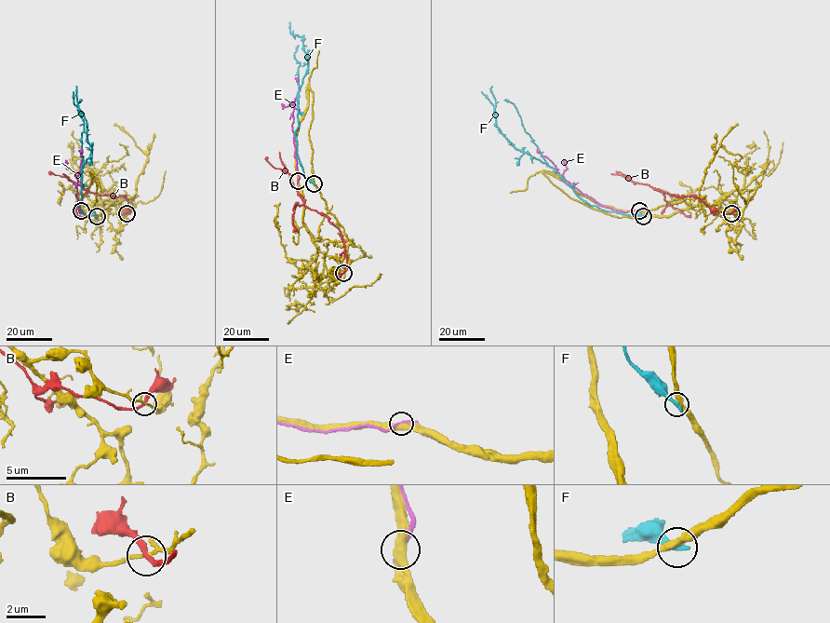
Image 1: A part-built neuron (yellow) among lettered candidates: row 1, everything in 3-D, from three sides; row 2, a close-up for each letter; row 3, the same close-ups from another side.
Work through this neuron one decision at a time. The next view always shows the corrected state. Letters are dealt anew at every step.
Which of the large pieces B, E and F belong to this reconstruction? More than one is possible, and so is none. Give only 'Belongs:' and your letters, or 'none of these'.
Belongs: none of these

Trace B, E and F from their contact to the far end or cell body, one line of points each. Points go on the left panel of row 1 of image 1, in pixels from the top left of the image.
B: (127, 213), (130, 210), (125, 196), (87, 192), (65, 177), (50, 174)
E: (81, 210), (75, 194), (82, 158), (81, 148)
F: (97, 216), (85, 214), (79, 206), (82, 169), (91, 146), (87, 140), (87, 120), (78, 107), (76, 86)

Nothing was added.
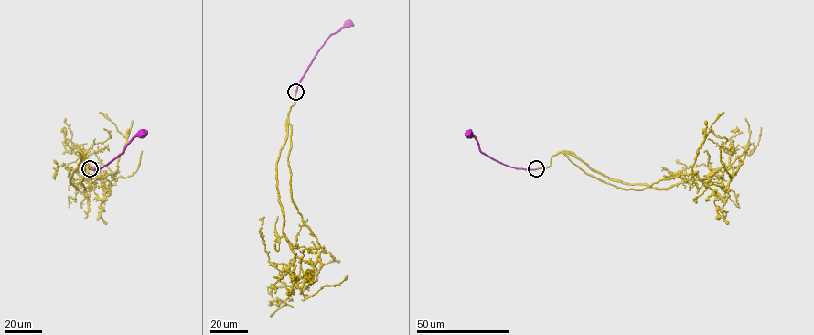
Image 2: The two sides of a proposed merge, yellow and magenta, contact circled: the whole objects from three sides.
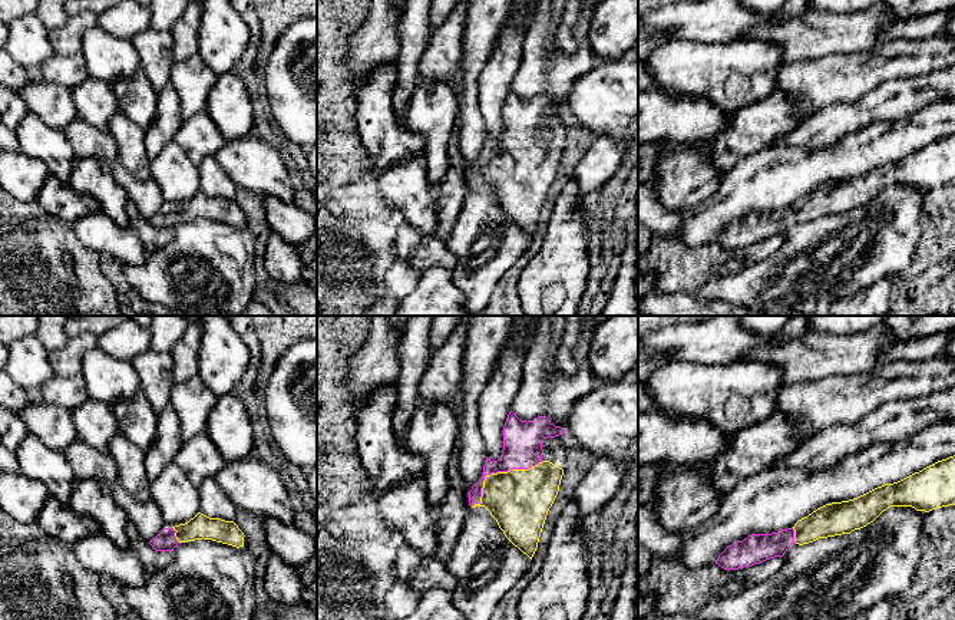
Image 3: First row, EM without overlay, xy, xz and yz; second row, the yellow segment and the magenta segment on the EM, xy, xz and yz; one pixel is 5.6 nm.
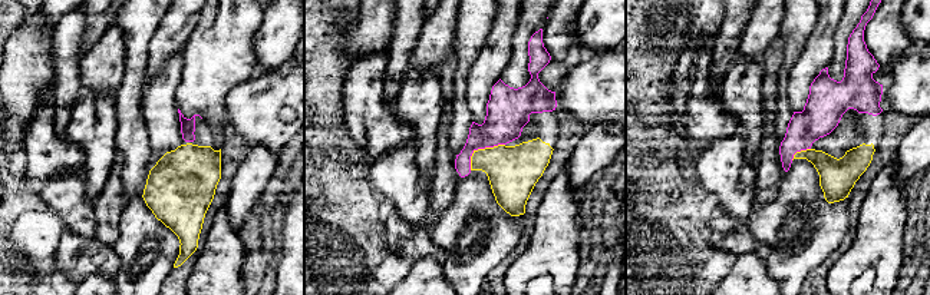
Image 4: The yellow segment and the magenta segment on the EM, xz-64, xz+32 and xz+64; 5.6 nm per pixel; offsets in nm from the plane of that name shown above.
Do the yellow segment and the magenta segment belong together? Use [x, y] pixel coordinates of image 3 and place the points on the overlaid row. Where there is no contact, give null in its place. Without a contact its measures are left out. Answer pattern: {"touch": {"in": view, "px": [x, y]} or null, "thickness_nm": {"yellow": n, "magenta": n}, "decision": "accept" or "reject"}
{"touch": {"in": "xz", "px": [498, 472]}, "thickness_nm": {"yellow": 340, "magenta": 220}, "decision": "accept"}

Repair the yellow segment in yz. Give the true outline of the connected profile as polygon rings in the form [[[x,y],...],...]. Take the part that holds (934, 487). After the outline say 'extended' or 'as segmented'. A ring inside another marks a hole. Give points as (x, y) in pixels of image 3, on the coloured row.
[[[955,455],[857,498],[826,504],[792,528],[751,534],[728,545],[716,564],[724,570],[738,570],[783,557],[792,544],[803,545],[819,538],[850,534],[873,522],[890,507],[912,507],[929,512],[949,505],[955,505]]]; extended

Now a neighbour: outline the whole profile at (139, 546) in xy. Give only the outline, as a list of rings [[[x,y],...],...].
[[[130,522],[128,524],[128,538],[130,545],[129,548],[143,563],[148,576],[162,570],[174,560],[174,551],[153,550]]]

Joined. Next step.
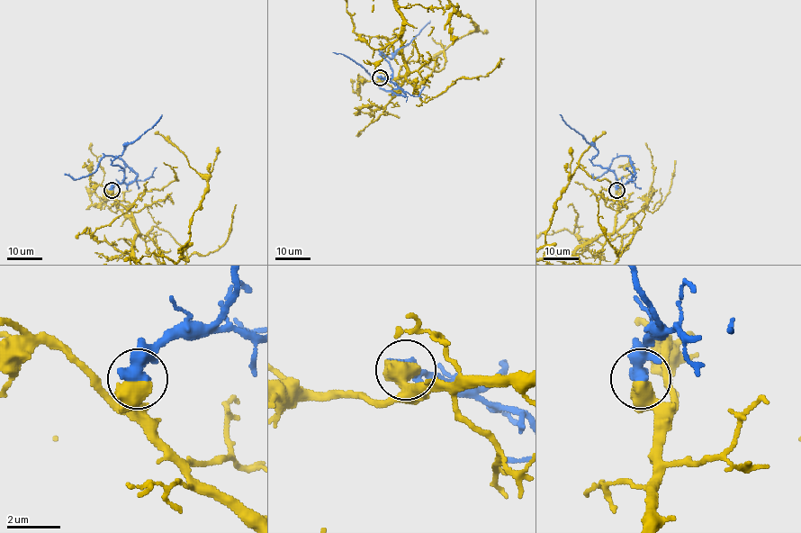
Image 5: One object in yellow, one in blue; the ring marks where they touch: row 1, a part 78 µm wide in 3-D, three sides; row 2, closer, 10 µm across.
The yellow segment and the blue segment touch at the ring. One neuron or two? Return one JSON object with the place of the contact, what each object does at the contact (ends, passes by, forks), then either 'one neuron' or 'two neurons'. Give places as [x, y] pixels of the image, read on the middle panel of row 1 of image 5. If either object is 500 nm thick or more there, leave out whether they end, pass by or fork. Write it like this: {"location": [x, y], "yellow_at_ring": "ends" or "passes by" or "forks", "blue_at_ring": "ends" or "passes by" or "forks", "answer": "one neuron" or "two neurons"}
{"location": [380, 77], "yellow_at_ring": "passes by", "blue_at_ring": "passes by", "answer": "one neuron"}

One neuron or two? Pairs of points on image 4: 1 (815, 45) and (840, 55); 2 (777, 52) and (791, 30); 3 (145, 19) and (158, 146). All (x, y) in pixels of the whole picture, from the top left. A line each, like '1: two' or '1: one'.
1: two
2: two
3: two

